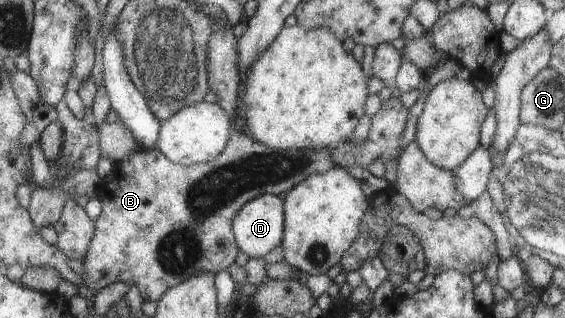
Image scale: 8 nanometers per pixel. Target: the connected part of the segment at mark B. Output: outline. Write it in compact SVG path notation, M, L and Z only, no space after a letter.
M212 16L209 17L212 35L207 43L207 84L211 85L208 90L216 96L215 103L223 108L231 119L231 133L227 147L216 156L215 160L194 165L171 162L154 147L130 152L120 162L113 163L111 174L106 176L98 190L103 210L96 221L95 239L88 256L84 259L86 274L83 280L92 290L102 290L107 285L121 282L126 286L136 286L143 302L157 302L168 288L175 287L192 276L198 276L202 272L210 272L214 275L224 268L228 269L235 262L239 251L231 224L245 203L255 199L256 196L288 192L308 176L326 172L328 168L337 166L330 158L332 152L330 148L277 150L256 143L242 130L236 128L234 118L236 118L240 82L240 74L236 66L237 40L234 38L231 24L221 25Z

